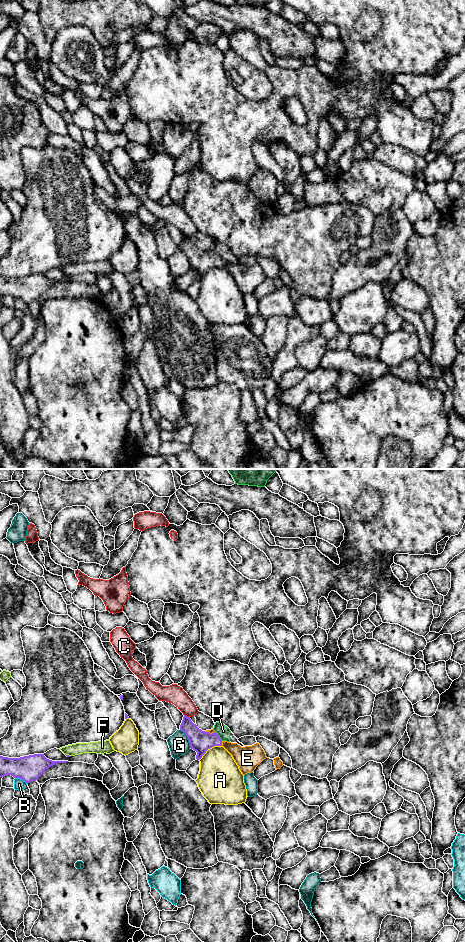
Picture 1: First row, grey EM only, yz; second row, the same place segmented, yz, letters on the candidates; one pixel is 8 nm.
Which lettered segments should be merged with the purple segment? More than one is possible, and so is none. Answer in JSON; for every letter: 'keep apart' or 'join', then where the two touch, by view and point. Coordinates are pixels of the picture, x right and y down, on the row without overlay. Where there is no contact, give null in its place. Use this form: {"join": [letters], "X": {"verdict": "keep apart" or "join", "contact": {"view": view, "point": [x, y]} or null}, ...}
{"join": ["E"], "A": {"verdict": "keep apart", "contact": {"view": "yz", "point": [209, 268]}}, "B": {"verdict": "keep apart", "contact": {"view": "yz", "point": [21, 298]}}, "C": {"verdict": "keep apart", "contact": {"view": "yz", "point": [186, 236]}}, "D": {"verdict": "keep apart", "contact": {"view": "yz", "point": [218, 256]}}, "E": {"verdict": "join", "contact": {"view": "yz", "point": [221, 263]}}, "F": {"verdict": "keep apart", "contact": {"view": "yz", "point": [67, 275]}}, "G": {"verdict": "keep apart", "contact": {"view": "yz", "point": [188, 258]}}}

